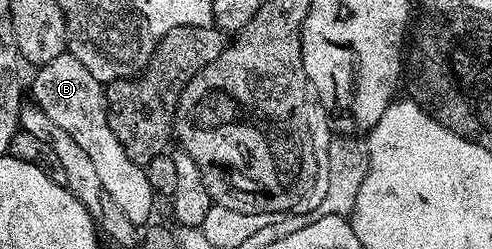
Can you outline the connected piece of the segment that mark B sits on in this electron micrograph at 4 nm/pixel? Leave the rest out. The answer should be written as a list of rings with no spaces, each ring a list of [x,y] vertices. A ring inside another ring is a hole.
[[[67,53],[54,57],[54,61],[43,64],[37,71],[40,72],[30,79],[31,102],[40,107],[42,113],[58,125],[58,129],[66,129],[66,133],[70,133],[70,137],[82,147],[98,172],[106,193],[114,197],[114,205],[118,205],[132,223],[147,224],[153,218],[154,192],[150,189],[150,181],[146,181],[144,168],[126,157],[118,137],[114,137],[114,129],[110,129],[104,87],[93,77],[90,69],[82,65],[82,61]]]

